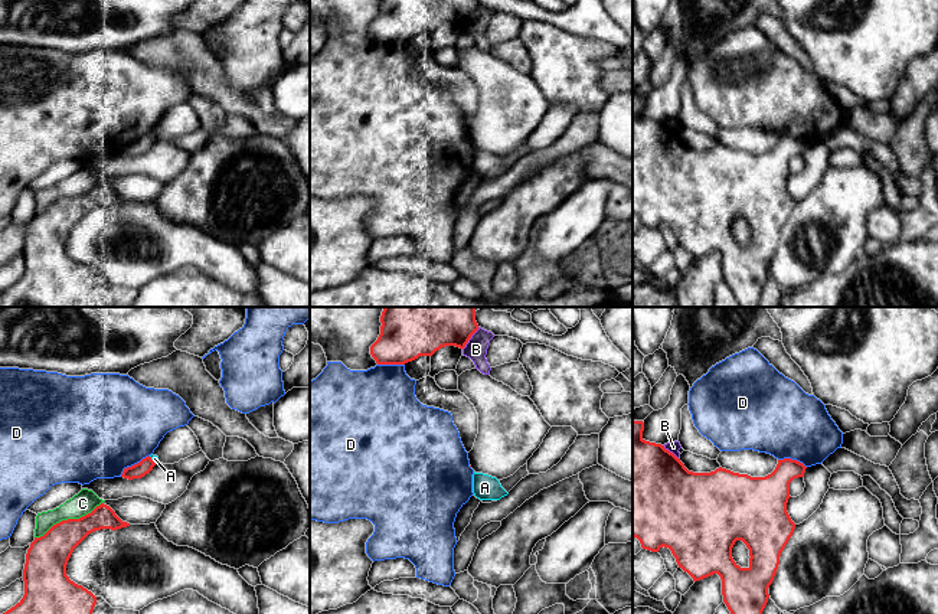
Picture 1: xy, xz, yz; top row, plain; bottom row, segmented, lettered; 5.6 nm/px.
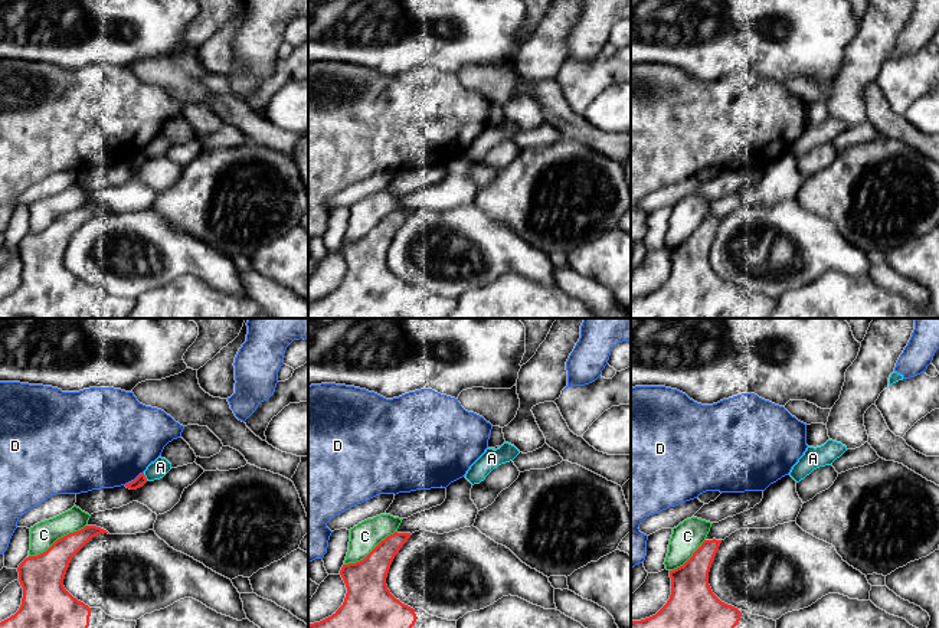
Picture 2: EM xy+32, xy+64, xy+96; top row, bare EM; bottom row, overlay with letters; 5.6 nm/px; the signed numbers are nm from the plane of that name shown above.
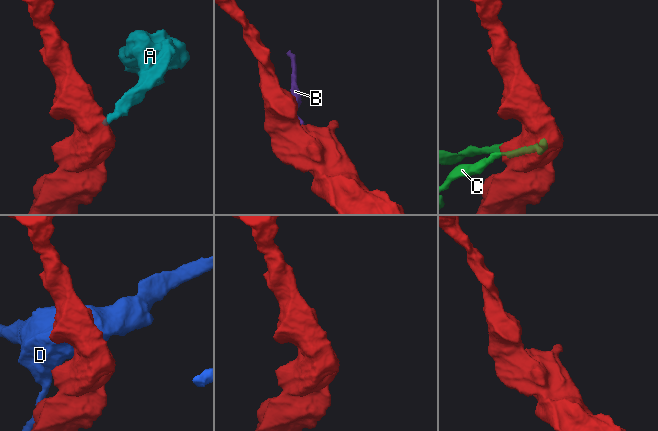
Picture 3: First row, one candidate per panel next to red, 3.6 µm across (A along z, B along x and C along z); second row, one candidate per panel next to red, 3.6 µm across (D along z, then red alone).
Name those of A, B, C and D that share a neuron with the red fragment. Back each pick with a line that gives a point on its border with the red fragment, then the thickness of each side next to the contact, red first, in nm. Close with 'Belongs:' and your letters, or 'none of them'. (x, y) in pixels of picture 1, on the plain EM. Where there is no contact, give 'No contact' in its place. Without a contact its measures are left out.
Belongs: none of them

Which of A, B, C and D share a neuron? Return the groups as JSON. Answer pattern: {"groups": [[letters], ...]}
{"groups": [["A"], ["B"], ["C"], ["D"]]}

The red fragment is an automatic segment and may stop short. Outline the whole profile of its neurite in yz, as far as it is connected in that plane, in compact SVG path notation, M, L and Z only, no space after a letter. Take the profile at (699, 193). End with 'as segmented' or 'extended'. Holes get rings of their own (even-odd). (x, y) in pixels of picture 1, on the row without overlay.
M633 97L633 215L651 229L669 225L679 245L694 259L718 251L723 280L739 307L759 307L769 275L768 265L777 251L781 229L795 206L787 189L790 160L804 154L807 144L784 135L765 154L751 154L722 144L710 150L693 150L664 123L646 118L643 108L644 99ZM736 218L749 226L748 245L741 245L732 235Z; as segmented

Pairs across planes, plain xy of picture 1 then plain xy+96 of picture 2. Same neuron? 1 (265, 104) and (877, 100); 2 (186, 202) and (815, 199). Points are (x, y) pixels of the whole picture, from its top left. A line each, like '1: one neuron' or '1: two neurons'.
1: two neurons
2: one neuron

